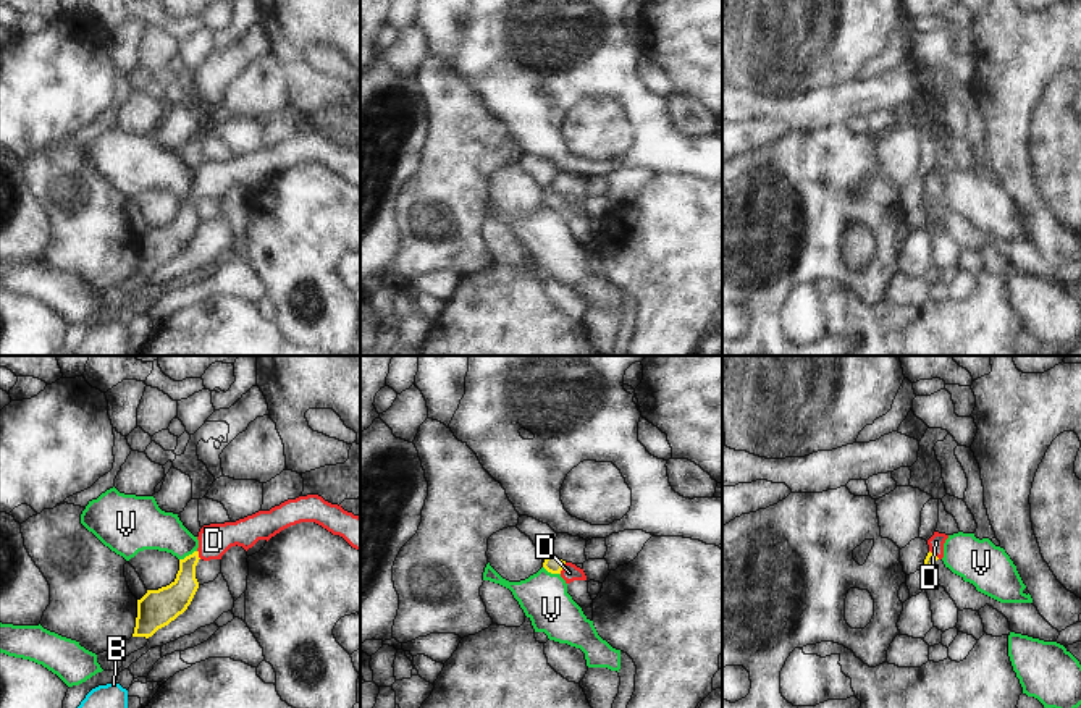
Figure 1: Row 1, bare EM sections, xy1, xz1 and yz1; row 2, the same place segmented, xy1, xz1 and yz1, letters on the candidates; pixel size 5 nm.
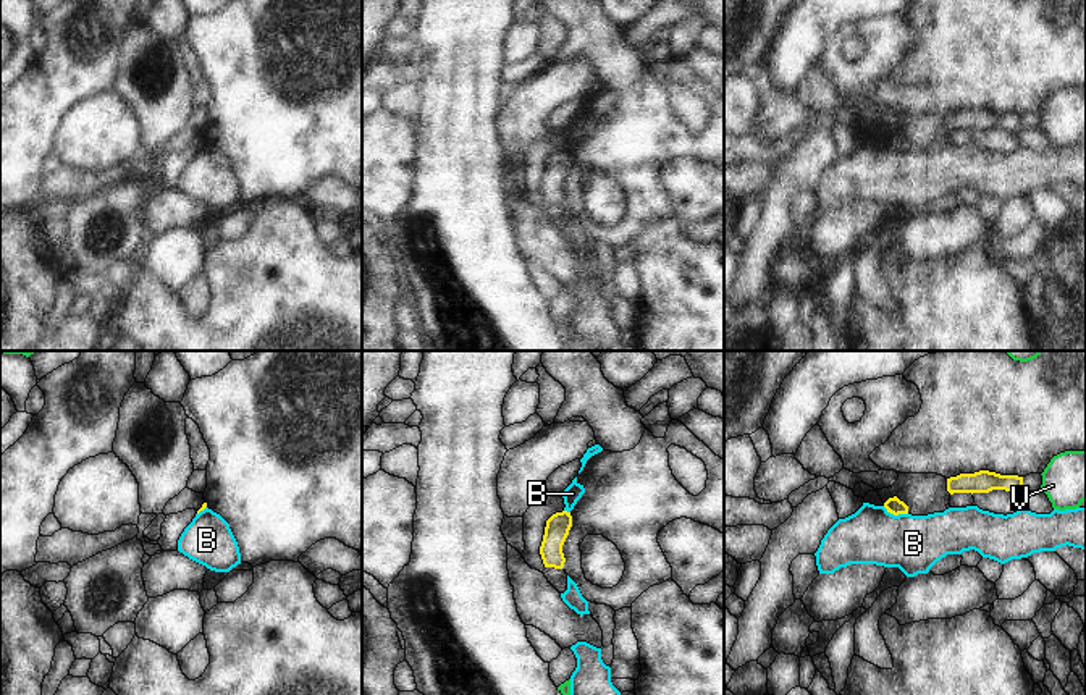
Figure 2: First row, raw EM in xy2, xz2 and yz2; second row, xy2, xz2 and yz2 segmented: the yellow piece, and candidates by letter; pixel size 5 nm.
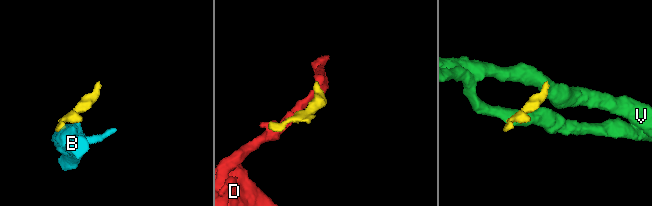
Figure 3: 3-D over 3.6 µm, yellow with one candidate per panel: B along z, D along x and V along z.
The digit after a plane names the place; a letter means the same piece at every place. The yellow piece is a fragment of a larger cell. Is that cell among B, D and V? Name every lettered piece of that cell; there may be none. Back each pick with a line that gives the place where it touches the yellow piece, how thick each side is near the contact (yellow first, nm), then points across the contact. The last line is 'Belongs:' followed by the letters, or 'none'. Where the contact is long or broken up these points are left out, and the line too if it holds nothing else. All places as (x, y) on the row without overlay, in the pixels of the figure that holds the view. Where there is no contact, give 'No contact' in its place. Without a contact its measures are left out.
D: Touches yellow at xz1 (563, 204). Thickness 90 nm (yellow) against 90 nm. Path across: xz1 (553, 202), (563, 204), (569, 210)
Belongs: D

